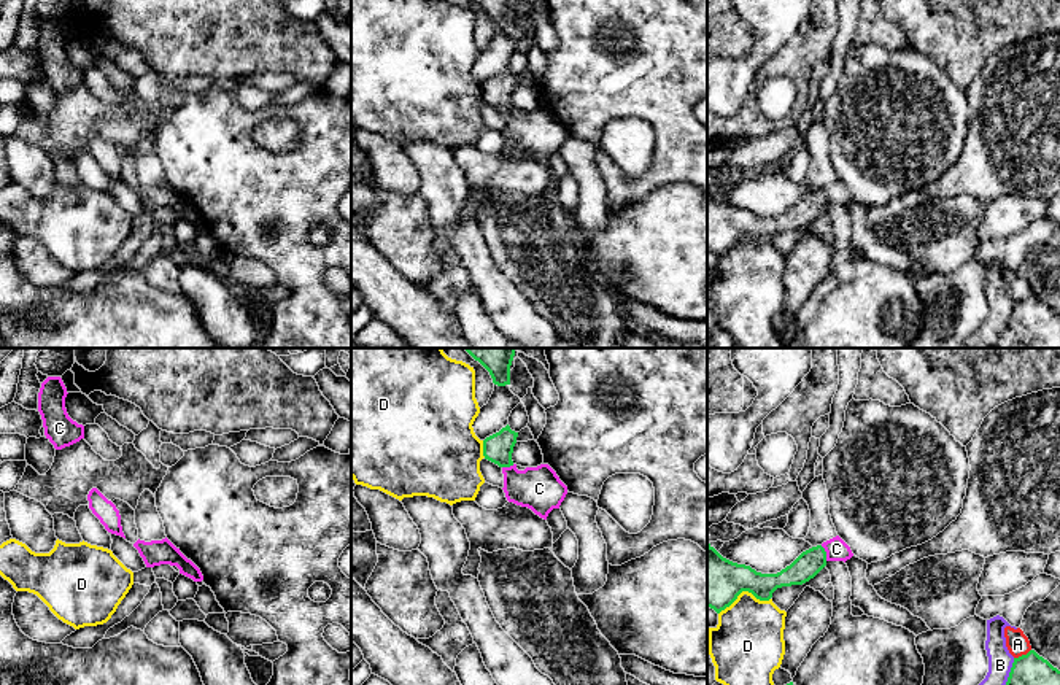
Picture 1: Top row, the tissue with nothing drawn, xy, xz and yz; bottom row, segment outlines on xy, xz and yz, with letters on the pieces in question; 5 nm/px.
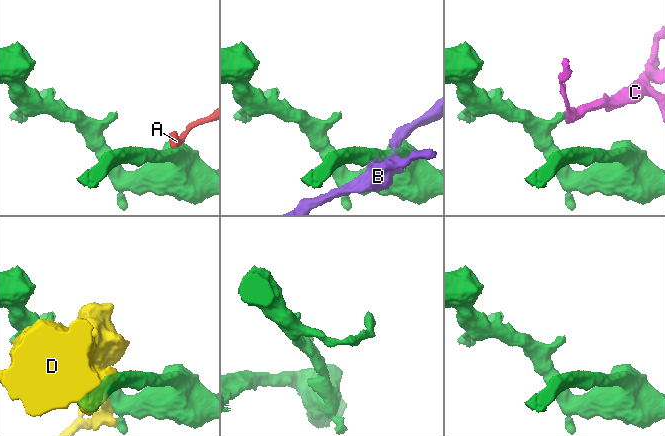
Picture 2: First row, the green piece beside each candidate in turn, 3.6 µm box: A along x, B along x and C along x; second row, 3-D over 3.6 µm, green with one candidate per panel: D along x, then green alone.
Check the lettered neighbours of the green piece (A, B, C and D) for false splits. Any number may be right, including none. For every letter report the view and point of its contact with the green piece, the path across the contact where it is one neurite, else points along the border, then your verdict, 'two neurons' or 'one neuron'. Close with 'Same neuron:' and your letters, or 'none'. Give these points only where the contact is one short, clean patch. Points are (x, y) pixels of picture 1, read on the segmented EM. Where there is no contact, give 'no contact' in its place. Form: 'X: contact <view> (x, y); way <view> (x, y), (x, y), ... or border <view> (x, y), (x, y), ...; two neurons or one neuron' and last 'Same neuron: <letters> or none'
A: contact yz (1022, 655); two neurons
B: contact yz (1011, 671); two neurons
C: contact yz (825, 553); way yz (809, 563), (825, 553), (836, 549); one neuron
D: contact yz (744, 590); two neurons
Same neuron: C

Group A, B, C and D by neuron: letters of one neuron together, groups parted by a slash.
A / B / C / D

